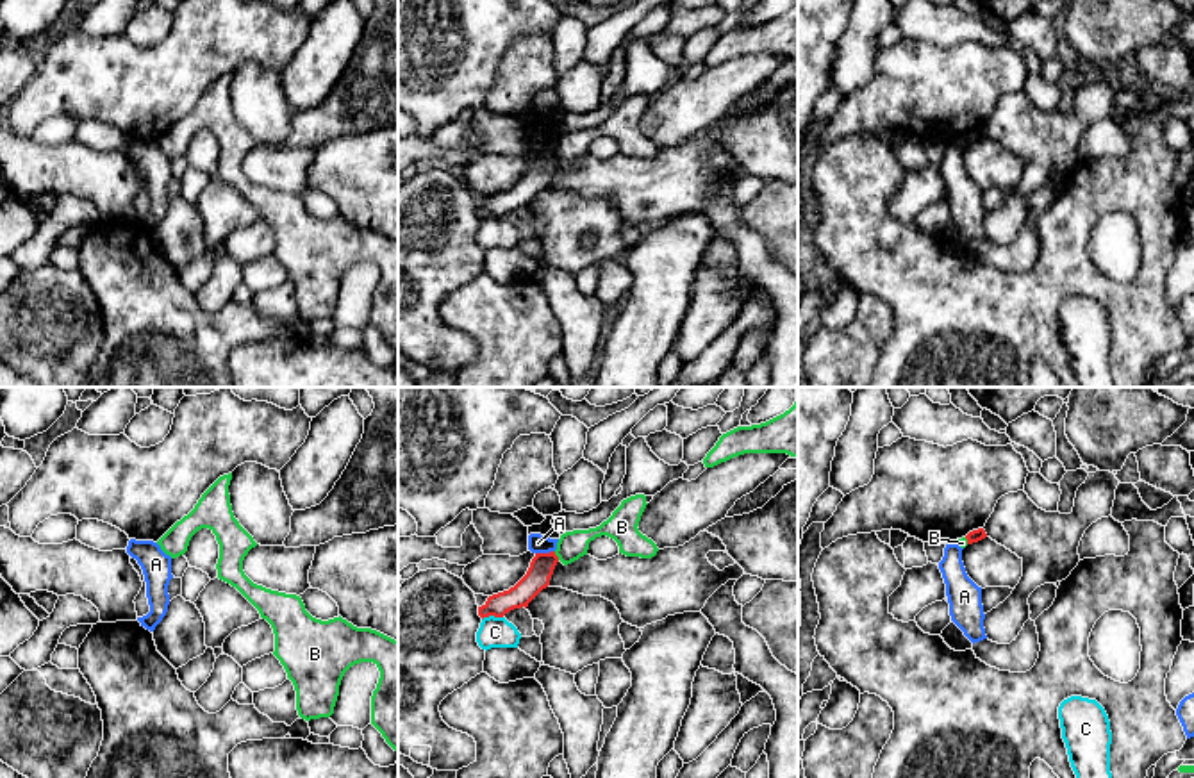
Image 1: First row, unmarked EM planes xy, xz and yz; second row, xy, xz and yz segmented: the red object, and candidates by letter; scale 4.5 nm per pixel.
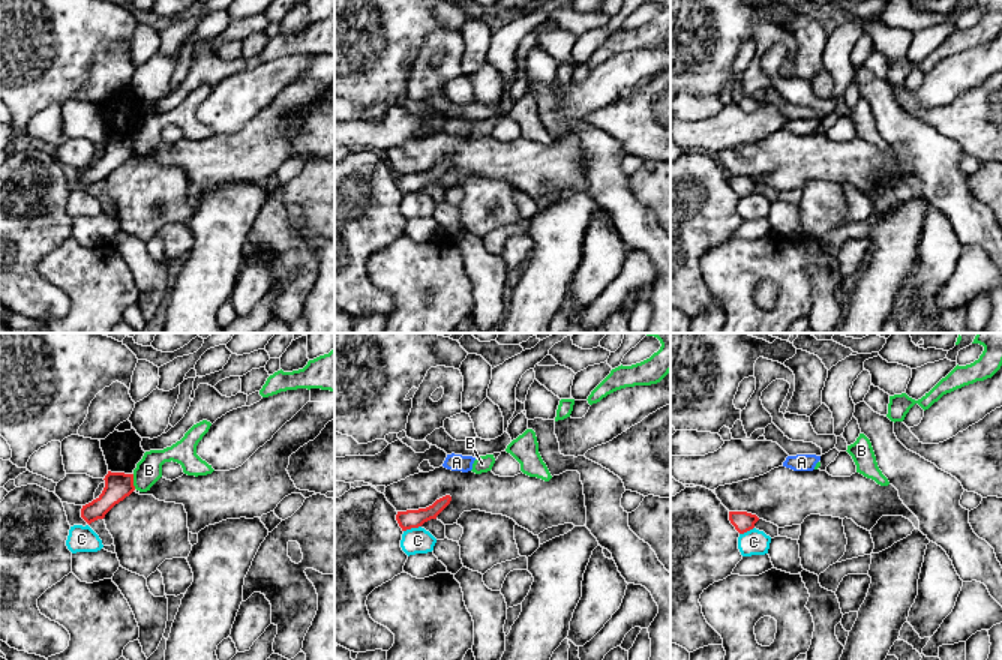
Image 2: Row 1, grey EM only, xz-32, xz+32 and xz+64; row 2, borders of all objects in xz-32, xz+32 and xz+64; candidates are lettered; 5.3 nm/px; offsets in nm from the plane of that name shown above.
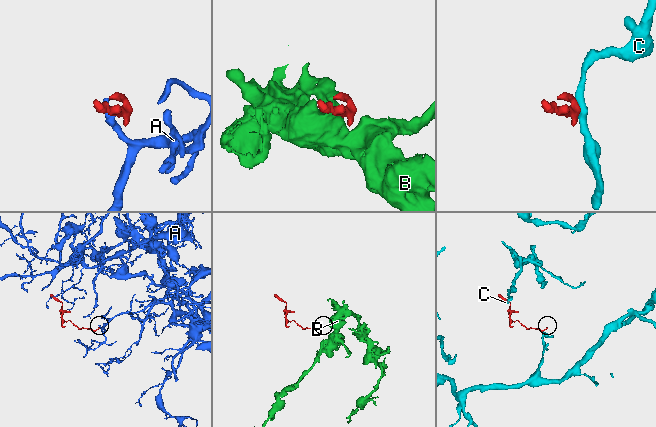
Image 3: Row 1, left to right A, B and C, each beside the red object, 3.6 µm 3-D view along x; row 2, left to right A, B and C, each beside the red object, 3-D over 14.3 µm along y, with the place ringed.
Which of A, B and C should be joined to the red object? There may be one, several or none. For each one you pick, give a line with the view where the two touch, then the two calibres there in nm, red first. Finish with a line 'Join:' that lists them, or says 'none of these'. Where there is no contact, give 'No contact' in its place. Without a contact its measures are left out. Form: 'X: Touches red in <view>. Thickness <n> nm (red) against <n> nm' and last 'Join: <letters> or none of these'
Join: none of these

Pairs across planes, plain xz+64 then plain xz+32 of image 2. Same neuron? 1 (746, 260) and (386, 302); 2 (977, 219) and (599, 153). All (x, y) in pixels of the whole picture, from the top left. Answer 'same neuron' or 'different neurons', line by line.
1: different neurons
2: same neuron

